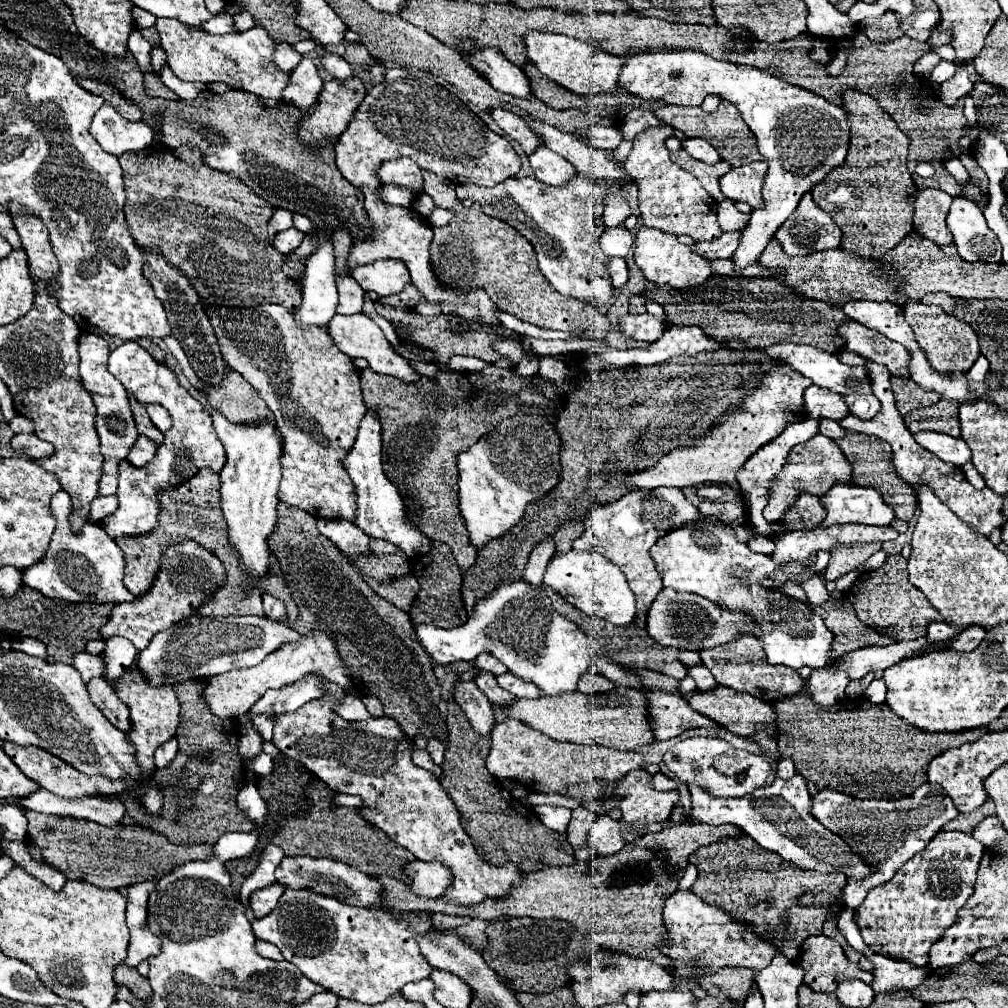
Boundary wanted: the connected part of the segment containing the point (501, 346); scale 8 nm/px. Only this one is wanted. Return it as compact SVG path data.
M509 337L509 341L499 341L499 343L495 343L495 349L497 349L503 357L513 359L513 365L519 365L521 357L525 355L519 337Z

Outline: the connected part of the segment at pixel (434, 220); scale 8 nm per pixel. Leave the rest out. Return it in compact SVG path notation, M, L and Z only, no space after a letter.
M437 207L437 209L429 215L429 223L431 223L433 227L443 227L443 225L447 225L447 223L451 221L451 217L453 217L453 211L451 211L451 209L441 209L441 207Z

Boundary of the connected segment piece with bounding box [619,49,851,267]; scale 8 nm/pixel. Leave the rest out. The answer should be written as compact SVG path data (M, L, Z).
M637 49L633 55L637 57L625 57L625 65L619 73L623 91L647 101L673 105L701 105L707 95L719 95L739 109L743 121L755 133L759 153L769 165L763 185L763 207L751 213L741 243L733 253L735 267L753 265L771 241L775 229L795 211L799 199L845 161L851 143L847 113L825 97L791 85L767 71L717 61L699 51Z

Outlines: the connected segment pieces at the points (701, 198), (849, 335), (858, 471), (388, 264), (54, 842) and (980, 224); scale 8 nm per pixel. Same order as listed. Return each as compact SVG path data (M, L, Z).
M667 123L647 127L633 139L633 149L623 163L627 173L635 179L639 187L639 209L643 225L671 235L689 235L695 241L715 241L723 233L715 217L717 205L713 205L709 193L691 173L683 171L671 161L665 141L673 137L673 133L675 129Z
M857 321L841 323L837 335L845 339L845 347L849 351L855 351L869 361L885 365L891 371L891 375L909 377L909 369L907 369L909 353L903 345L859 325Z
M845 431L845 435L839 441L835 441L835 445L839 445L839 449L847 457L847 461L851 461L851 467L853 467L851 479L853 479L853 483L877 489L883 495L883 499L887 499L889 505L893 505L893 511L895 511L897 519L907 521L909 517L913 517L913 511L917 507L915 495L913 495L911 489L907 489L907 483L897 477L893 461L891 461L891 447L885 441L879 441L877 437L871 437L871 435L865 435L865 433Z
M387 259L369 265L359 265L353 269L353 277L367 293L373 291L381 297L403 291L403 287L411 281L409 269L401 259Z
M27 811L27 819L27 837L43 851L51 865L67 873L69 879L89 881L103 889L125 889L139 881L157 883L159 877L165 877L179 865L185 865L187 861L205 861L213 853L213 845L173 845L167 837L137 825L105 827L93 821L35 811Z
M955 197L947 215L947 227L965 261L1001 263L1001 243L973 201Z

